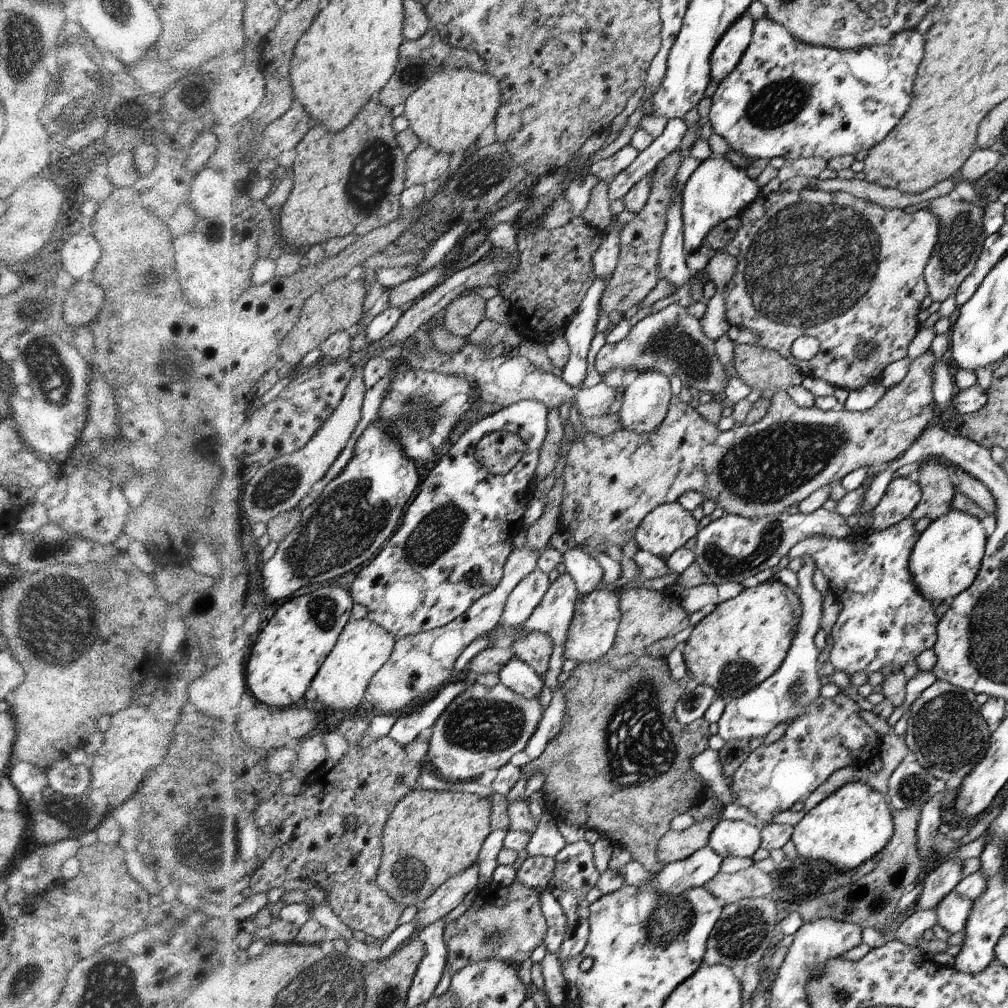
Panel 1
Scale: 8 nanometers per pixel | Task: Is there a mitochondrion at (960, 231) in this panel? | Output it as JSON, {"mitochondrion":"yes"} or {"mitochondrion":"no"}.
{"mitochondrion":"yes"}

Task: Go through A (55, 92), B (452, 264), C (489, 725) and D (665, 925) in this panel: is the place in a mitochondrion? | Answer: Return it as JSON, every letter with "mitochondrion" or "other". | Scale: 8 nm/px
{"A":"mitochondrion","B":"other","C":"mitochondrion","D":"mitochondrion"}

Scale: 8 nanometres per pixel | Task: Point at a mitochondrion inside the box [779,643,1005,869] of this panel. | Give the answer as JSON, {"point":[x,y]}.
{"point":[947,737]}

